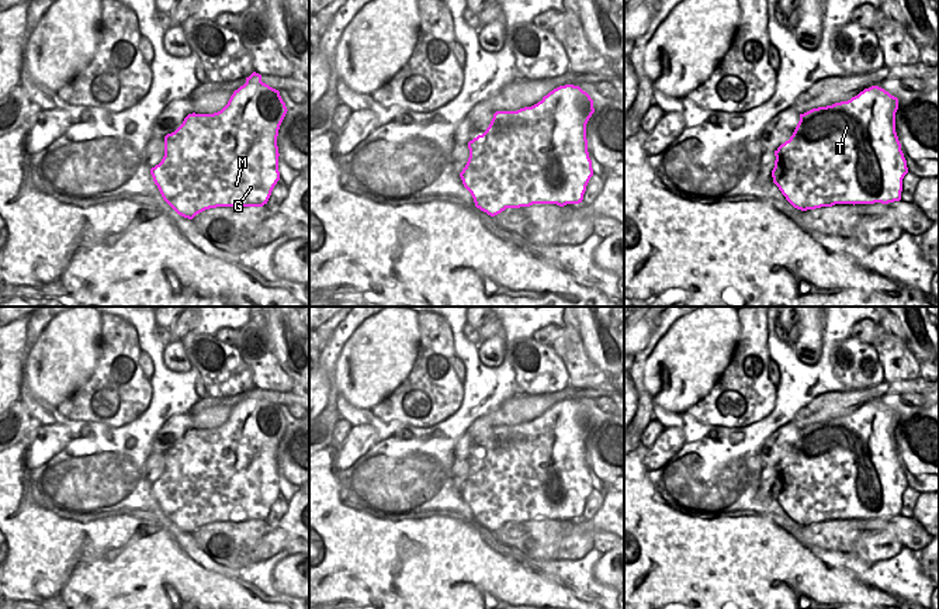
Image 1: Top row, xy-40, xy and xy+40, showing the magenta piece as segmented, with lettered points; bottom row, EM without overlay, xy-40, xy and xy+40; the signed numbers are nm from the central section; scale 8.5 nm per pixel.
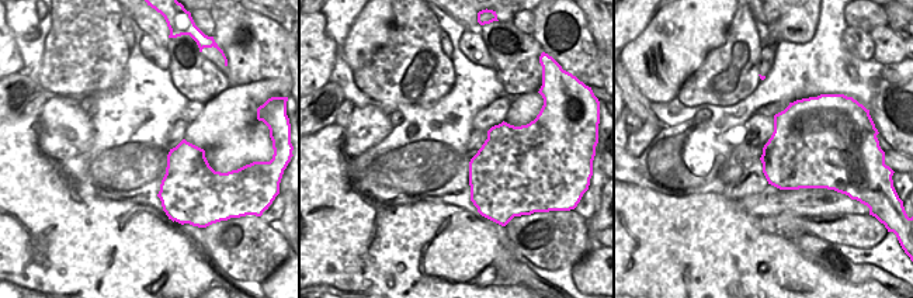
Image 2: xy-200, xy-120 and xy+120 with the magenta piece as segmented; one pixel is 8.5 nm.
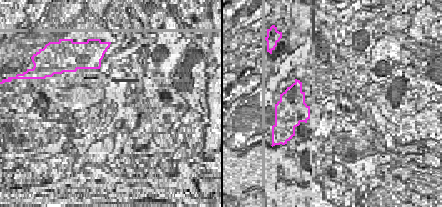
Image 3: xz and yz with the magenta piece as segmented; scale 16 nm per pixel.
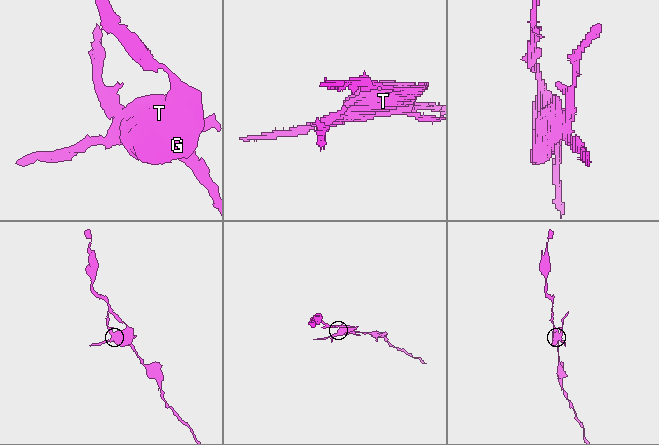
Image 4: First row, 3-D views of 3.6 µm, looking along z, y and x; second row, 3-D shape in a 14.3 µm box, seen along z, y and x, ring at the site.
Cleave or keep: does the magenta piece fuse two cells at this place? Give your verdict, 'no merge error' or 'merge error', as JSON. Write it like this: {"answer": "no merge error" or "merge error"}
{"answer": "merge error"}

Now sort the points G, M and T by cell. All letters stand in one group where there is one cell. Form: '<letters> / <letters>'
G T / M

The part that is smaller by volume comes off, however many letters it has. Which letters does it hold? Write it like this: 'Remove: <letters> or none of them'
Remove: M

